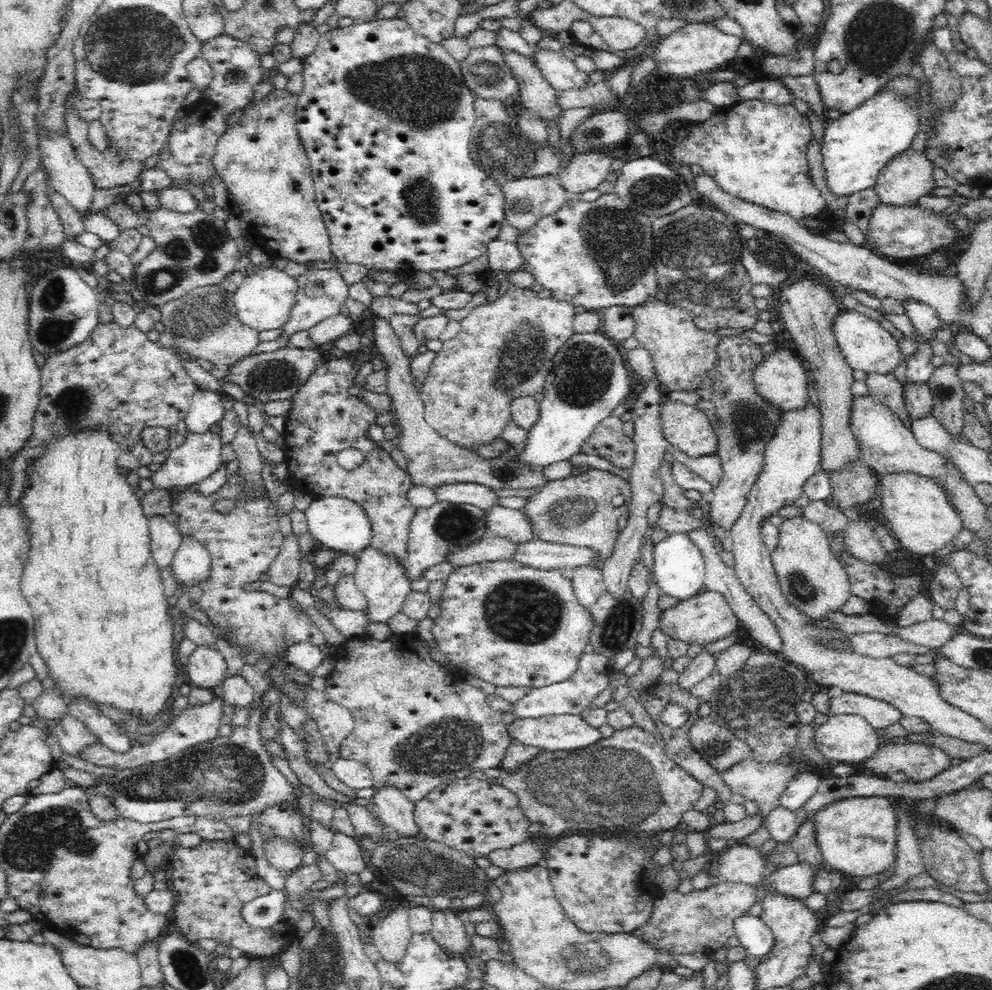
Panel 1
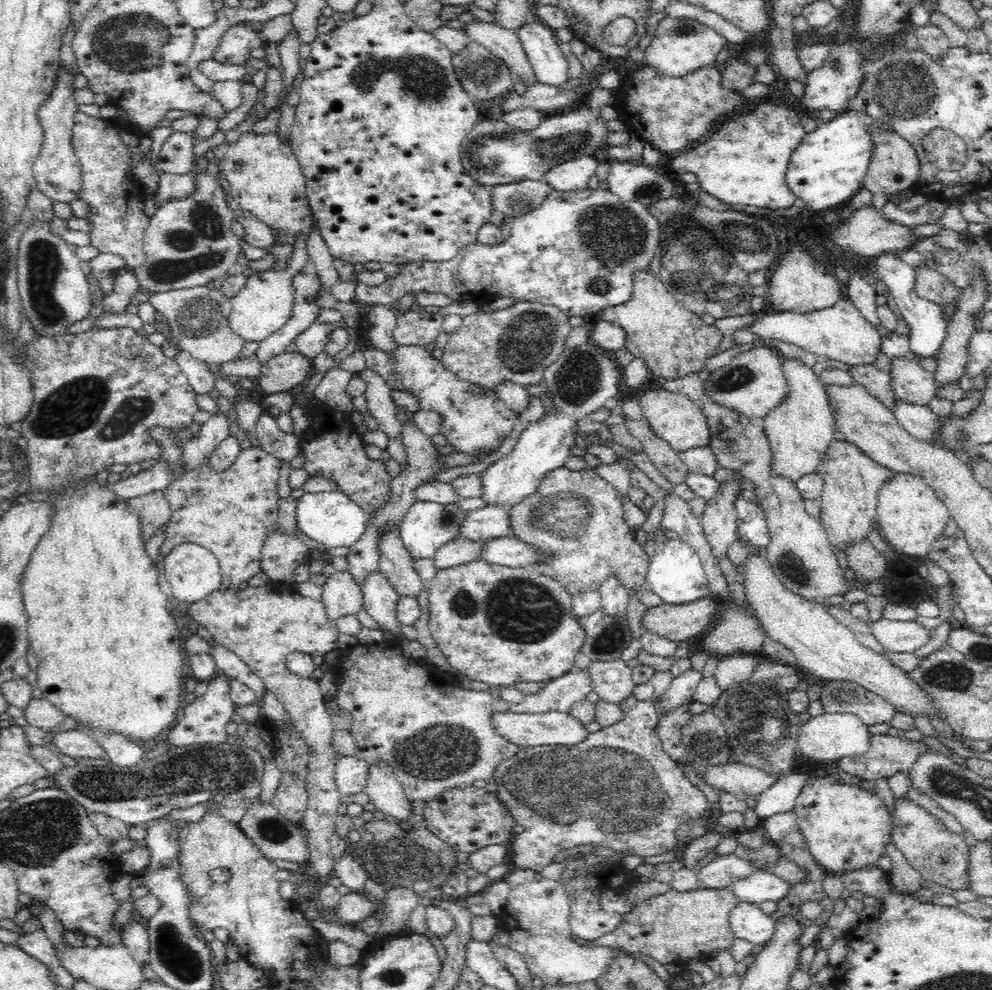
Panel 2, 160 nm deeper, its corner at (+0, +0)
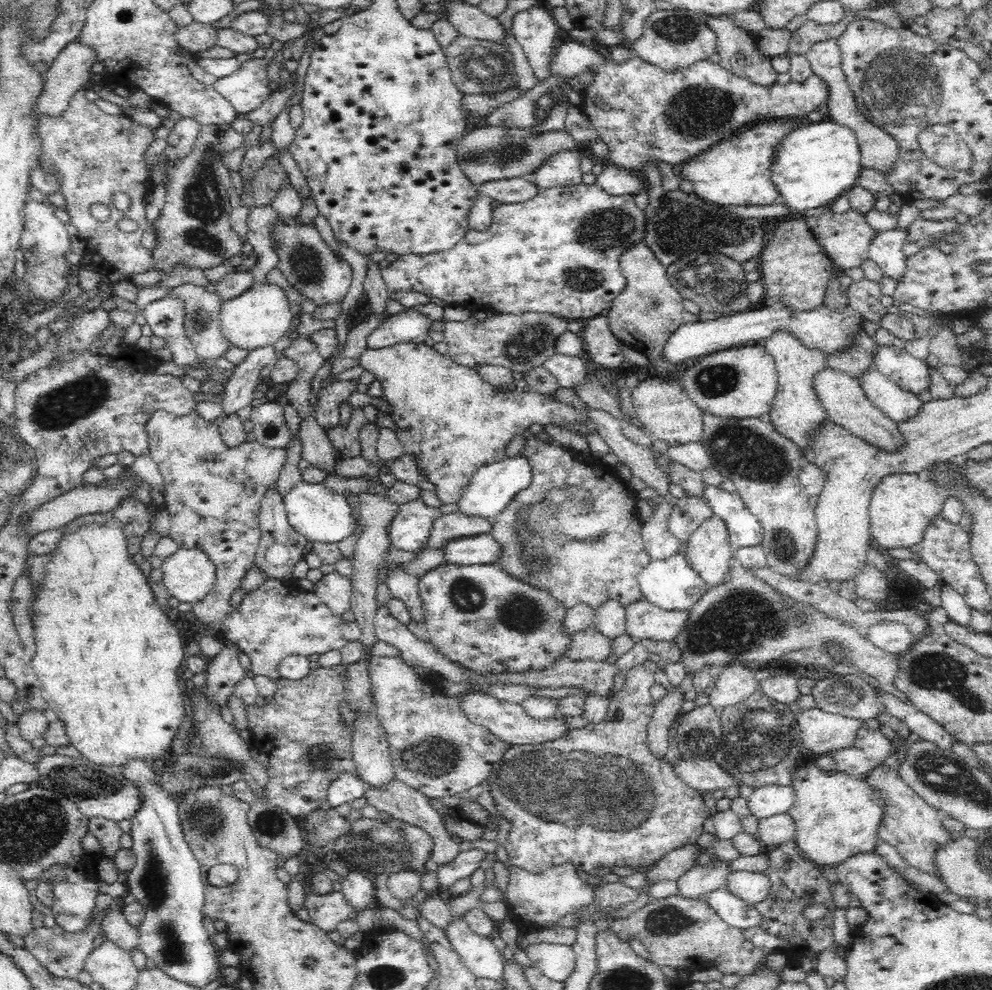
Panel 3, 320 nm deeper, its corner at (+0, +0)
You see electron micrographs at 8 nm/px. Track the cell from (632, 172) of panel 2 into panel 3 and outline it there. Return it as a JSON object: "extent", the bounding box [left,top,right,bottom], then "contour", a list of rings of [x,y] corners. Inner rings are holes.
{"extent":[597,166,646,196],"contour":[[[604,166],[603,172],[597,175],[597,185],[606,194],[614,196],[640,194],[646,191],[646,179],[638,174],[632,174],[629,170],[620,166]]]}

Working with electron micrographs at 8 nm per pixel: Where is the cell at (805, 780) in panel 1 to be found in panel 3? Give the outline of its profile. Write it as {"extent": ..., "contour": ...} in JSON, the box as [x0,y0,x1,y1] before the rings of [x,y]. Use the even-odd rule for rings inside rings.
{"extent":[747,786,795,819],"contour":[[[768,786],[754,789],[747,798],[750,813],[757,819],[785,814],[794,804],[795,793],[792,786]]]}

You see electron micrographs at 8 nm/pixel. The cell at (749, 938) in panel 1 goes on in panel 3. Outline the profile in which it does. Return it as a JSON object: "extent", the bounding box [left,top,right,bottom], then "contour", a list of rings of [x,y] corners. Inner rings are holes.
{"extent":[699,888,761,930],"contour":[[[725,888],[714,890],[699,898],[720,917],[726,924],[732,928],[746,930],[753,926],[761,928],[761,916],[753,905],[744,902],[744,900],[733,896]]]}

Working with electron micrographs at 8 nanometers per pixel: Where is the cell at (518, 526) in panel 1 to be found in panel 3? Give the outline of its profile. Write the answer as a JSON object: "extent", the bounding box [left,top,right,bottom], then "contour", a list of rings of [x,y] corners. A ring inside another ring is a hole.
{"extent":[426,512,493,549],"contour":[[[457,512],[443,514],[433,522],[430,534],[426,539],[426,549],[438,549],[446,546],[449,540],[480,535],[490,532],[493,518],[480,518],[479,516],[466,516]]]}

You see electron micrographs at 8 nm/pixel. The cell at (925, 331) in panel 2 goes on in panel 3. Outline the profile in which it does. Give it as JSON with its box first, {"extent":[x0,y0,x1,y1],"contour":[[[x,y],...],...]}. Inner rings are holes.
{"extent":[869,228,907,282],"contour":[[[907,228],[877,231],[869,246],[869,258],[884,272],[884,276],[902,282],[906,274],[907,256],[903,253]]]}

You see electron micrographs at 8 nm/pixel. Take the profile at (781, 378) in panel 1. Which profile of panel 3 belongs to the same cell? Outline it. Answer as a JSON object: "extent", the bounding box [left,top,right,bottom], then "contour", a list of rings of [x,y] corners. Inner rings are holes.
{"extent":[681,345,778,418],"contour":[[[763,345],[719,350],[686,365],[681,387],[702,413],[721,418],[765,418],[771,411],[778,390],[775,360]]]}

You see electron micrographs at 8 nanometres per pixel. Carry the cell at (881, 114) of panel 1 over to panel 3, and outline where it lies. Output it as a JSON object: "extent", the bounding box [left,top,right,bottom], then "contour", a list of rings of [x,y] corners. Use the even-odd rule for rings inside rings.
{"extent":[770,119,862,214],"contour":[[[826,119],[815,123],[804,120],[775,146],[770,178],[778,189],[779,200],[799,214],[810,208],[832,205],[838,196],[856,185],[862,169],[853,130]]]}

